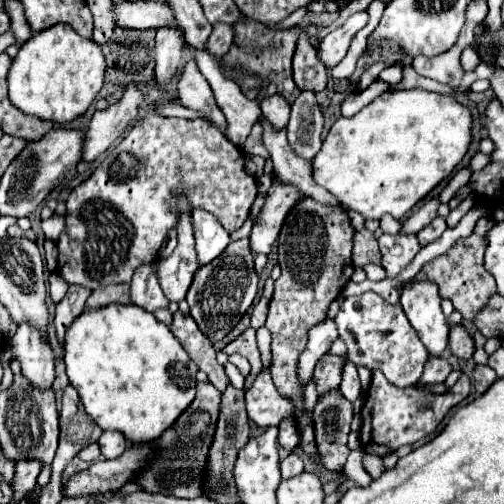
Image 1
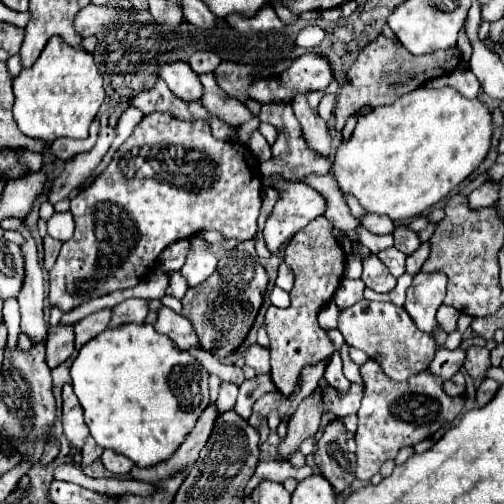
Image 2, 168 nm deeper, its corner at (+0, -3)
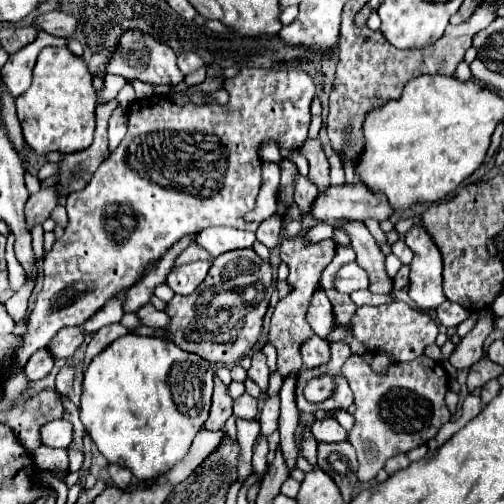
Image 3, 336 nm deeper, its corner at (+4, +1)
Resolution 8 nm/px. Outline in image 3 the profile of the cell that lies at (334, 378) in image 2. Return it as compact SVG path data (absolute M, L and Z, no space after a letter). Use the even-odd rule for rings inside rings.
M314 334L314 338L308 338L308 342L304 342L304 346L300 346L300 354L304 356L306 368L316 368L316 366L326 364L330 360L328 342L316 334Z

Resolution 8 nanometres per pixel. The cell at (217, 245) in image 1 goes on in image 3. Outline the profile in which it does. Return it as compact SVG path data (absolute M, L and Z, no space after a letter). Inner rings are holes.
M192 262L190 266L180 266L178 270L172 270L166 278L166 284L182 296L188 296L196 290L196 286L206 278L210 268L210 262Z

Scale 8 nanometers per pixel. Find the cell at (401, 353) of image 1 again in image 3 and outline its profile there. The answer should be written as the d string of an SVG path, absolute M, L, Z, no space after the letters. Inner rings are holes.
M388 302L382 306L358 308L352 318L352 334L374 354L388 352L394 362L410 362L420 358L428 344L434 344L438 336L438 326L428 316L428 312L412 308L406 302Z

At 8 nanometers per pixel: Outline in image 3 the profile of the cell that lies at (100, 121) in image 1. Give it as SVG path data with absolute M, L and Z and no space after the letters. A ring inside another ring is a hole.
M54 186L42 188L36 194L30 194L26 206L24 206L24 216L28 222L28 230L34 228L34 224L44 224L50 218L50 212L56 206L56 190Z

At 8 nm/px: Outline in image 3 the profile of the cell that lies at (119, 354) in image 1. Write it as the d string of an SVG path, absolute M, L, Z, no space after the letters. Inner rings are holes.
M126 334L90 362L84 374L80 420L110 462L108 474L120 490L128 490L132 474L140 480L158 478L188 454L192 438L208 418L212 378L210 362L152 336Z

